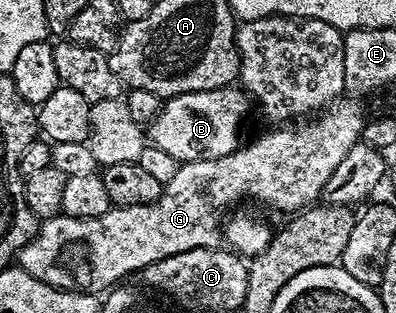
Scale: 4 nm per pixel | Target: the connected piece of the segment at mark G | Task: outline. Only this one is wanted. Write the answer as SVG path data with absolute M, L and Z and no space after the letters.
M341 95L329 101L311 119L272 127L269 133L262 134L257 141L238 147L230 155L222 155L222 159L183 162L178 175L174 175L174 179L170 179L170 183L164 186L164 194L149 205L113 207L106 215L94 219L61 215L41 220L40 230L26 247L22 247L18 255L19 268L55 289L64 289L67 293L100 295L119 286L123 282L120 280L127 273L139 274L150 263L158 263L182 251L217 248L222 241L222 222L226 217L224 209L247 197L253 197L272 209L281 209L287 215L303 211L321 200L326 183L330 175L334 175L338 163L342 163L342 159L346 159L346 151L350 151L350 147L361 140L366 116L363 107L355 100L355 96Z

